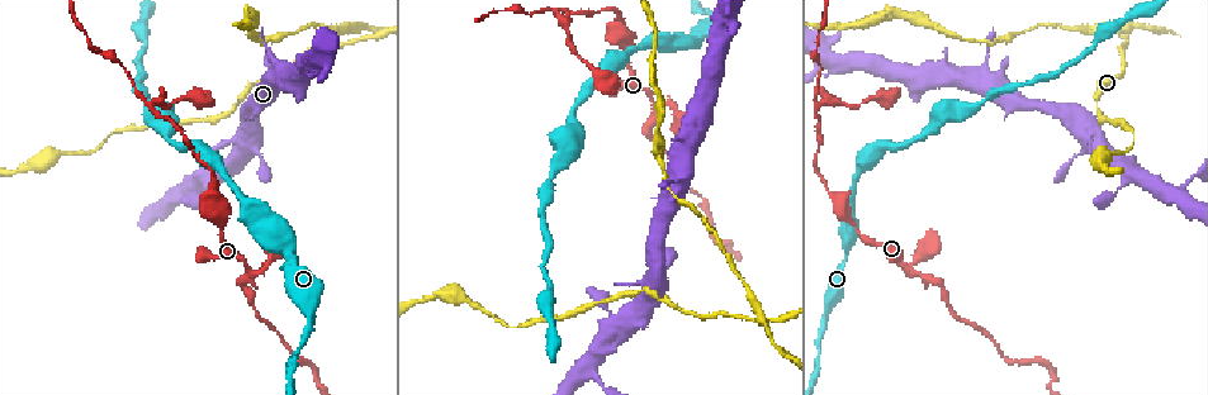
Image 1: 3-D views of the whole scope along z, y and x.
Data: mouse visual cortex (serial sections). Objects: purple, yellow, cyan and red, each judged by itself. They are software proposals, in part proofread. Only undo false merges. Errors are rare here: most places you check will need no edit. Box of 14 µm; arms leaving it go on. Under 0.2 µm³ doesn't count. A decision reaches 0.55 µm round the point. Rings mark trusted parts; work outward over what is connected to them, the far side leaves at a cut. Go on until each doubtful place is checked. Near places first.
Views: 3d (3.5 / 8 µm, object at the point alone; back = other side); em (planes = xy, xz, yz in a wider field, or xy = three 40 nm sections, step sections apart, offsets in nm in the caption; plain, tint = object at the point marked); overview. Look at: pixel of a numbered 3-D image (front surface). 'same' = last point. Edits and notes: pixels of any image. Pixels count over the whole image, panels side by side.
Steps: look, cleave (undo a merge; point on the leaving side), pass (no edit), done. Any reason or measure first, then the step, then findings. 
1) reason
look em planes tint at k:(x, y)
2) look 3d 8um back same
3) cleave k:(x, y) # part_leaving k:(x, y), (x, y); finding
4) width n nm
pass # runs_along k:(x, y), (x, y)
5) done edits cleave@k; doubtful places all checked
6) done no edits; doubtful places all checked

look 3d 3.5um at 1:(761, 316)

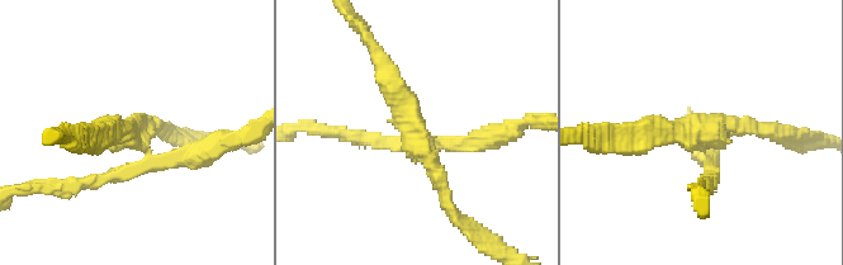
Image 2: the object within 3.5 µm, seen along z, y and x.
arms 4; arm_widths 200, 200, 250, 300 nm
look em xy step 5 tint at 2:(699, 146)

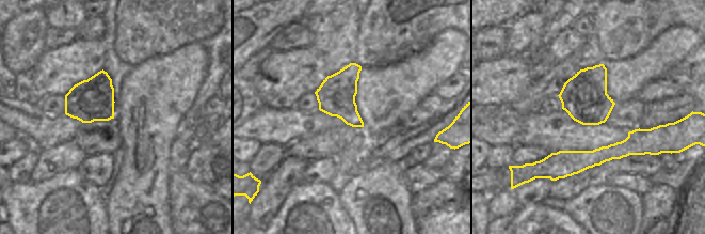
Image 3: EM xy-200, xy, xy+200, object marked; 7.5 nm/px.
cleave 2:(707, 121) # two cells meet here

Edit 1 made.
two arms in line, one across
look 3d 3.5um at 1:(555, 17)

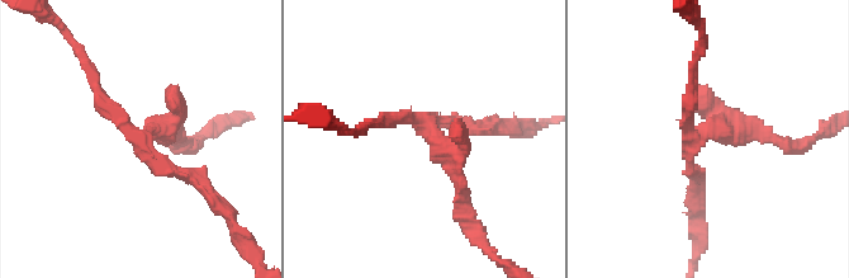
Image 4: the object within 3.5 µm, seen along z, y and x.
look em xy step 5 tint at 4:(143, 136)

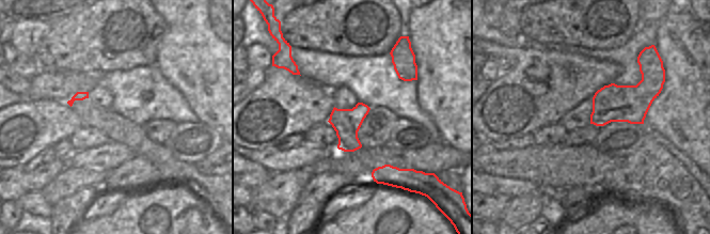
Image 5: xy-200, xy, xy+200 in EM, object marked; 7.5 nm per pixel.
width 200 nm
pass # runs_along 4:(700, 177), (691, 142), (706, 131), (774, 138); one cell here

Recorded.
look 3d 8um at 1:(249, 272)

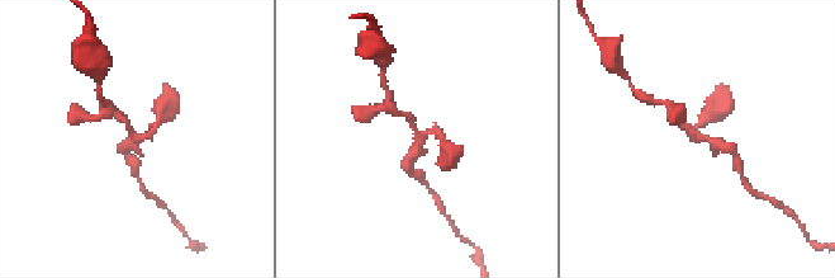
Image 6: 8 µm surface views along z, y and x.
zoom in
look 3d 3.5um back at 6:(417, 134)

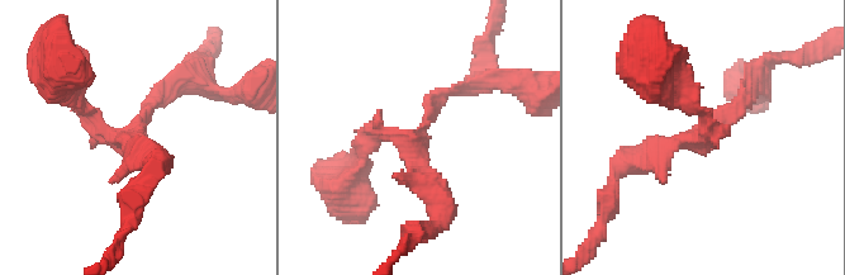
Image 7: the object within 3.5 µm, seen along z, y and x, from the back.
arms 3; arm_widths 150, 200, 300 nm
look em xy step 1 tint at 7:(413, 135)

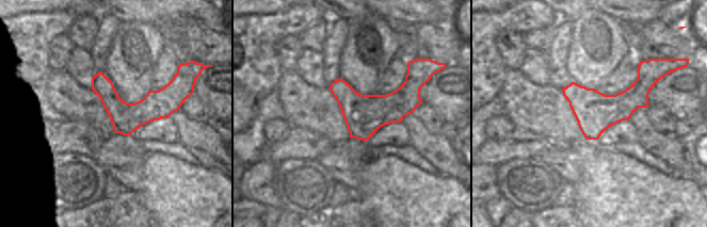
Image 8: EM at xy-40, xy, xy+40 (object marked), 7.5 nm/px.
pass # runs_along 7:(754, 86), (698, 137), (634, 161); all the same cell

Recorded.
done edits cleave@2; doubtful places all checked

